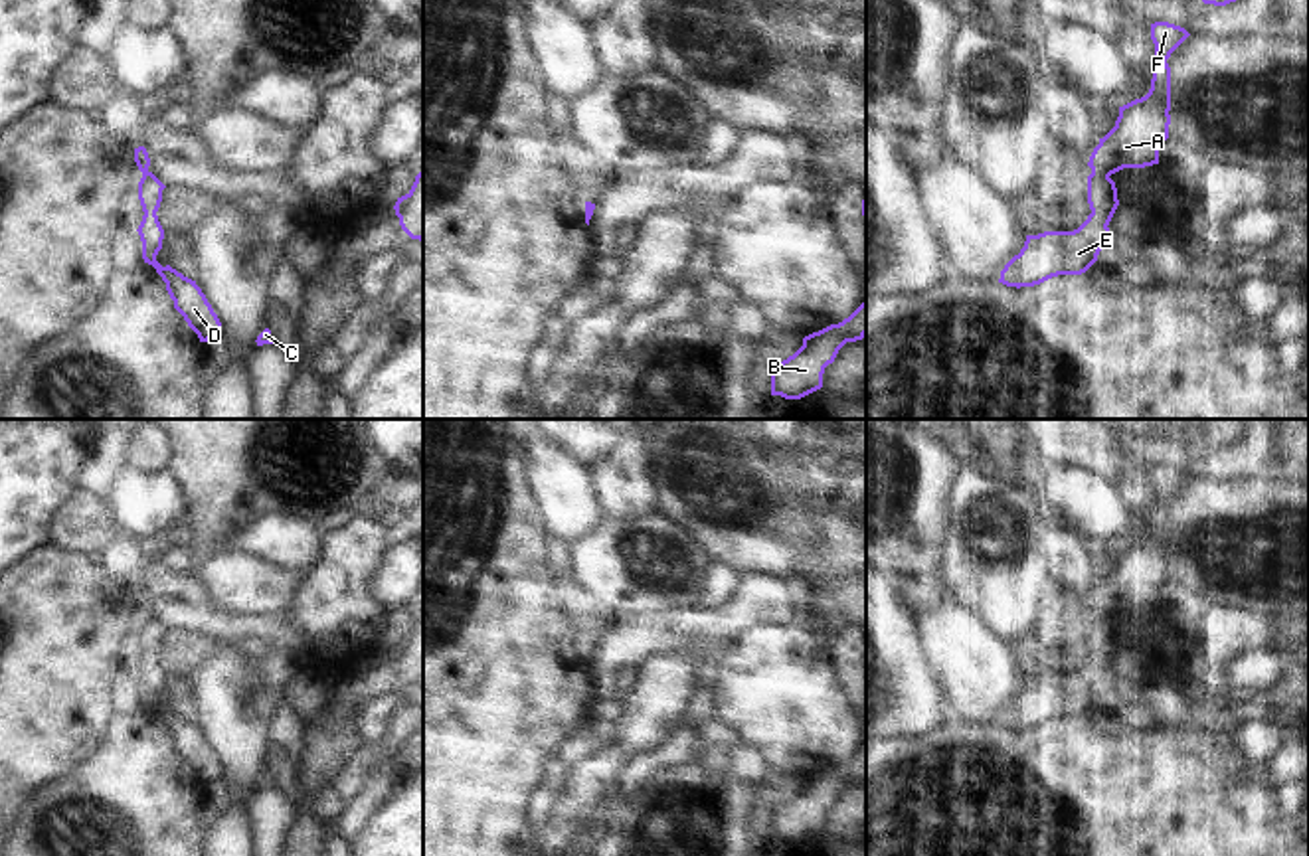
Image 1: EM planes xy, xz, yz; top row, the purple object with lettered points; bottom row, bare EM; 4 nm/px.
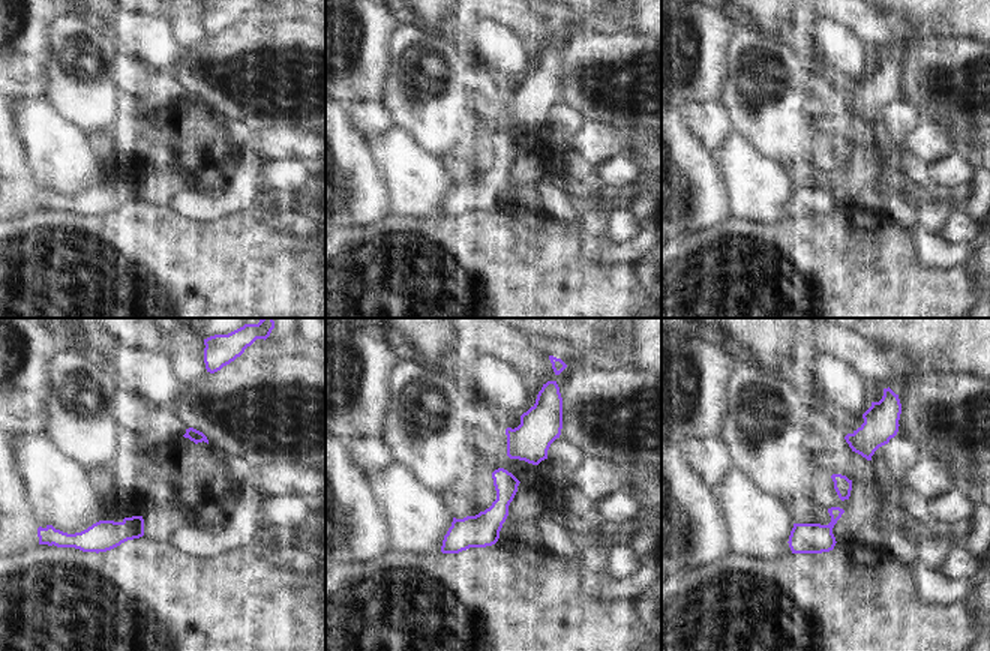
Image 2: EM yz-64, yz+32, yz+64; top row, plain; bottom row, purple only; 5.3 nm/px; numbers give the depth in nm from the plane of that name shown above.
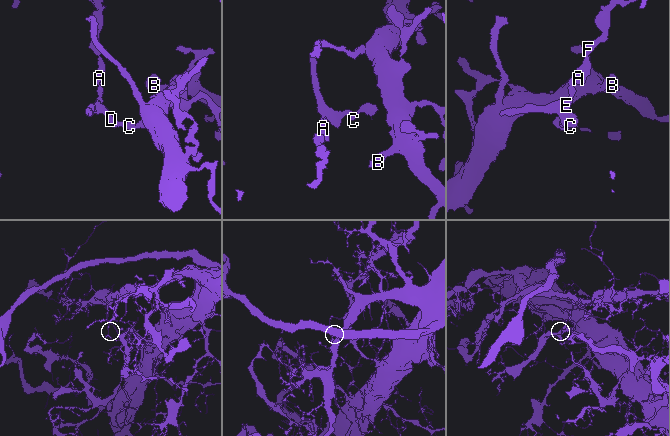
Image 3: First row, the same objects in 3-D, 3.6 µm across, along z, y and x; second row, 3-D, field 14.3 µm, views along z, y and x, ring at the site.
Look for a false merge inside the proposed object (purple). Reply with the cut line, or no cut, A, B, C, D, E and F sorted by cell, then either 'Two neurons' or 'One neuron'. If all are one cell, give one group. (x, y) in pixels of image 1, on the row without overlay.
Split along yz (1092, 613), (1108, 619). Groups: A B F / C D E. Two neurons

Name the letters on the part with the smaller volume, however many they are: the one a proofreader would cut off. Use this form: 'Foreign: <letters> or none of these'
Foreign: C, D, E

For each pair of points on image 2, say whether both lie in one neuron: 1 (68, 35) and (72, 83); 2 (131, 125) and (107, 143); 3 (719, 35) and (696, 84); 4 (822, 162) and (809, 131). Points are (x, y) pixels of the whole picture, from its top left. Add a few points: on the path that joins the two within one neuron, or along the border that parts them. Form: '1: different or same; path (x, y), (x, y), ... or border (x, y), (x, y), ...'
1: same; path (72, 47), (72, 71)
2: different; border (110, 134), (114, 141), (114, 150), (119, 155)
3: same; path (707, 47), (696, 57), (696, 72)
4: same; path (821, 155), (812, 138)

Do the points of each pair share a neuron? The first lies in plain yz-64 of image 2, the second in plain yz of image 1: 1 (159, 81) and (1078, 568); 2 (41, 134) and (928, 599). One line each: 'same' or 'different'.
1: different
2: different

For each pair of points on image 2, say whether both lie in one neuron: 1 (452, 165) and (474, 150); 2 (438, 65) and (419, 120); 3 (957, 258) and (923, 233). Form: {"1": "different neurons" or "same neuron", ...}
{"1": "different neurons", "2": "same neuron", "3": "same neuron"}

